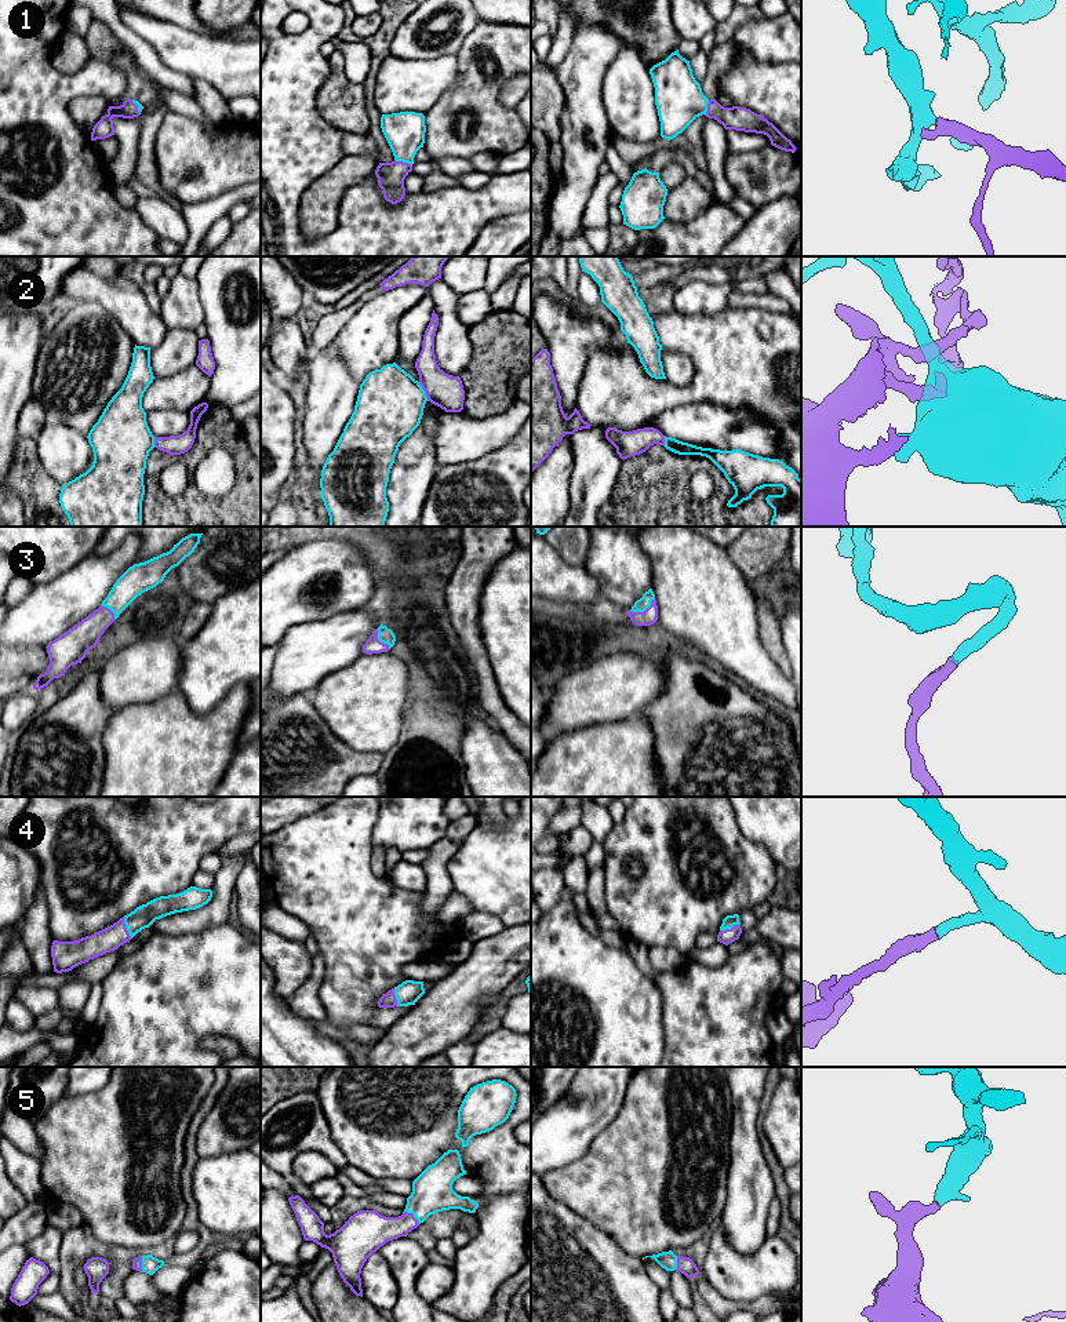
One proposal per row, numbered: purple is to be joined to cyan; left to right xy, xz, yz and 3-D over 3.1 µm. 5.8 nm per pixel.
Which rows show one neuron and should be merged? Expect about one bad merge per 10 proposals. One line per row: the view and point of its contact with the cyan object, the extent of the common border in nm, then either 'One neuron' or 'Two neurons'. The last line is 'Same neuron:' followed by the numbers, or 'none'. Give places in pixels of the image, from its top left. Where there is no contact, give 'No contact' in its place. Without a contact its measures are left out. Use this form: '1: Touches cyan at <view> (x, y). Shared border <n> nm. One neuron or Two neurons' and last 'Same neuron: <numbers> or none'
1: Touches cyan at xz (403, 161). Shared border 110 nm. One neuron
2: Touches cyan at xz (424, 392). Shared border 130 nm. One neuron
3: Touches cyan at yz (643, 611). Shared border 160 nm. One neuron
4: Touches cyan at xy (126, 927). Shared border 140 nm. One neuron
5: Touches cyan at xz (413, 1213). Shared border 120 nm. One neuron
Same neuron: 1, 2, 3, 4, 5

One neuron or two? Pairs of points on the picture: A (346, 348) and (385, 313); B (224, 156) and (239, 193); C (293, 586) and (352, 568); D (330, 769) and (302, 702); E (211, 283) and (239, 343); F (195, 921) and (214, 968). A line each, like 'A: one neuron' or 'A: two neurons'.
A: one neuron
B: two neurons
C: one neuron
D: one neuron
E: one neuron
F: two neurons

